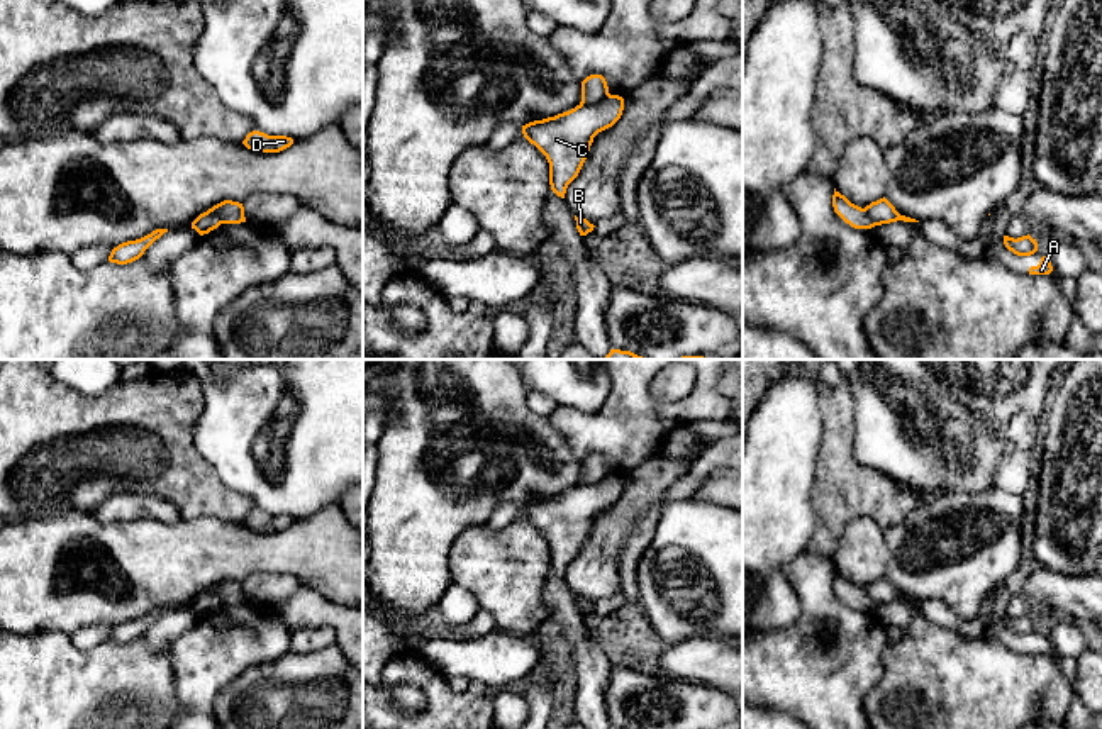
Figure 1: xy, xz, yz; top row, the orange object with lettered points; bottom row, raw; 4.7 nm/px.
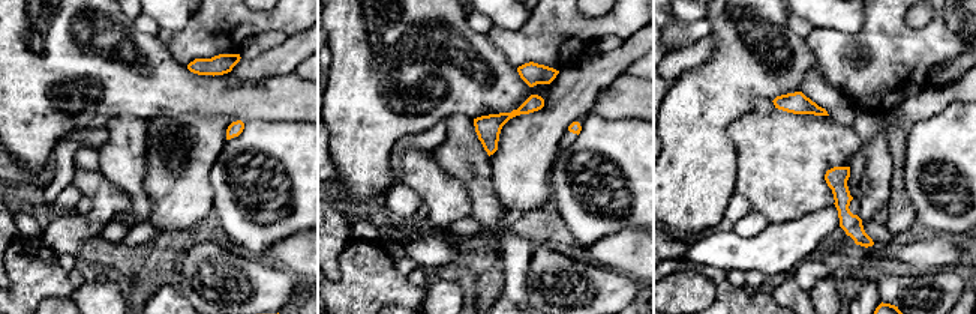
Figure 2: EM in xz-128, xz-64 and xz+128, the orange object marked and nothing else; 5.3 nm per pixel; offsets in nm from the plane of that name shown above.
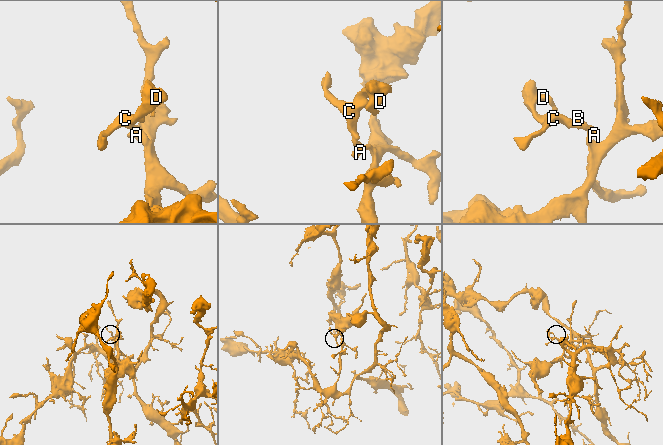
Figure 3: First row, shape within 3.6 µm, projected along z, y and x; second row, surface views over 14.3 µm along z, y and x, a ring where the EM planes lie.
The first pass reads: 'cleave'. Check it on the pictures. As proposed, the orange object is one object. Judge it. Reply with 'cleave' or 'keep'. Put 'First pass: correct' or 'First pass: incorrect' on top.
First pass: correct
cleave

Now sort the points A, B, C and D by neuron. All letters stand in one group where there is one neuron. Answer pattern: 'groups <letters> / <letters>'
groups A B C / D

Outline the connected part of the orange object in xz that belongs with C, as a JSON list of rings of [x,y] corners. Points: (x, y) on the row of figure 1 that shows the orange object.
[[[607,95],[592,105],[534,120],[522,125],[524,137],[534,144],[549,163],[551,190],[565,198],[568,185],[578,176],[593,137],[612,127],[622,115],[624,98]]]

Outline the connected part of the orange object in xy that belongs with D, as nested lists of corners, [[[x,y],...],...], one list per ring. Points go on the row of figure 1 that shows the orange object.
[[[253,131],[246,136],[242,144],[256,153],[280,153],[293,144],[292,137],[287,136],[268,136],[259,131]]]

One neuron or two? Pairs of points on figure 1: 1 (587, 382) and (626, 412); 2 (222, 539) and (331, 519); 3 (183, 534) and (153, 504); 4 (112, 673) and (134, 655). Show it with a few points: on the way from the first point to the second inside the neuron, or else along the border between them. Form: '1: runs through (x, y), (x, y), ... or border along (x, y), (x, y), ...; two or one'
1: border along (611, 377), (609, 395), (594, 412), (570, 409); two
2: runs through (250, 546), (304, 546); one
3: border along (180, 519), (170, 524), (150, 519), (134, 521); two
4: runs through (117, 672), (129, 660); one

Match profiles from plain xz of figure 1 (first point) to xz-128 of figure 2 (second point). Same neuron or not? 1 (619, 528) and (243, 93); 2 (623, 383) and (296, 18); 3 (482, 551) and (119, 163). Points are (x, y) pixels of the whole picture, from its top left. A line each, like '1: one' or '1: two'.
1: two
2: one
3: two

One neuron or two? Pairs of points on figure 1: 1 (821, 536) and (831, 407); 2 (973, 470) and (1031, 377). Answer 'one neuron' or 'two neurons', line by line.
1: one neuron
2: two neurons

